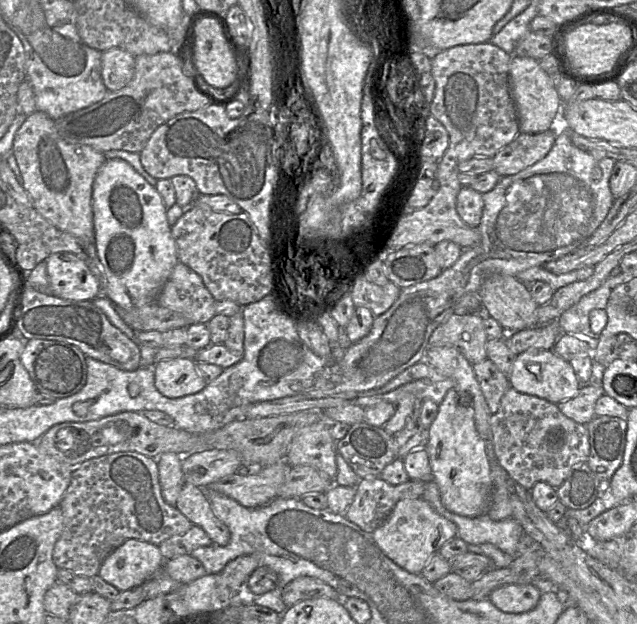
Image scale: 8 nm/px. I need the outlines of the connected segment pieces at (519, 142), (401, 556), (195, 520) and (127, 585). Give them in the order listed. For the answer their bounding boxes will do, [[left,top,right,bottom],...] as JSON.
[[493,130,556,177],[373,497,457,574],[175,483,229,546],[97,539,164,592]]

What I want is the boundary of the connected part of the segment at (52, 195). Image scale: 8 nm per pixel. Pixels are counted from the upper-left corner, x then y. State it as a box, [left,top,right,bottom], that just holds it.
[12,111,106,243]

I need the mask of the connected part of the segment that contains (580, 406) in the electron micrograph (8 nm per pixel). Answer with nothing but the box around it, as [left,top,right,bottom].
[557,384,603,425]

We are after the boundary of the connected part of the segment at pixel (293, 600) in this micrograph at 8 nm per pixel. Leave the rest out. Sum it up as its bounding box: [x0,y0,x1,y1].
[282,576,342,607]

